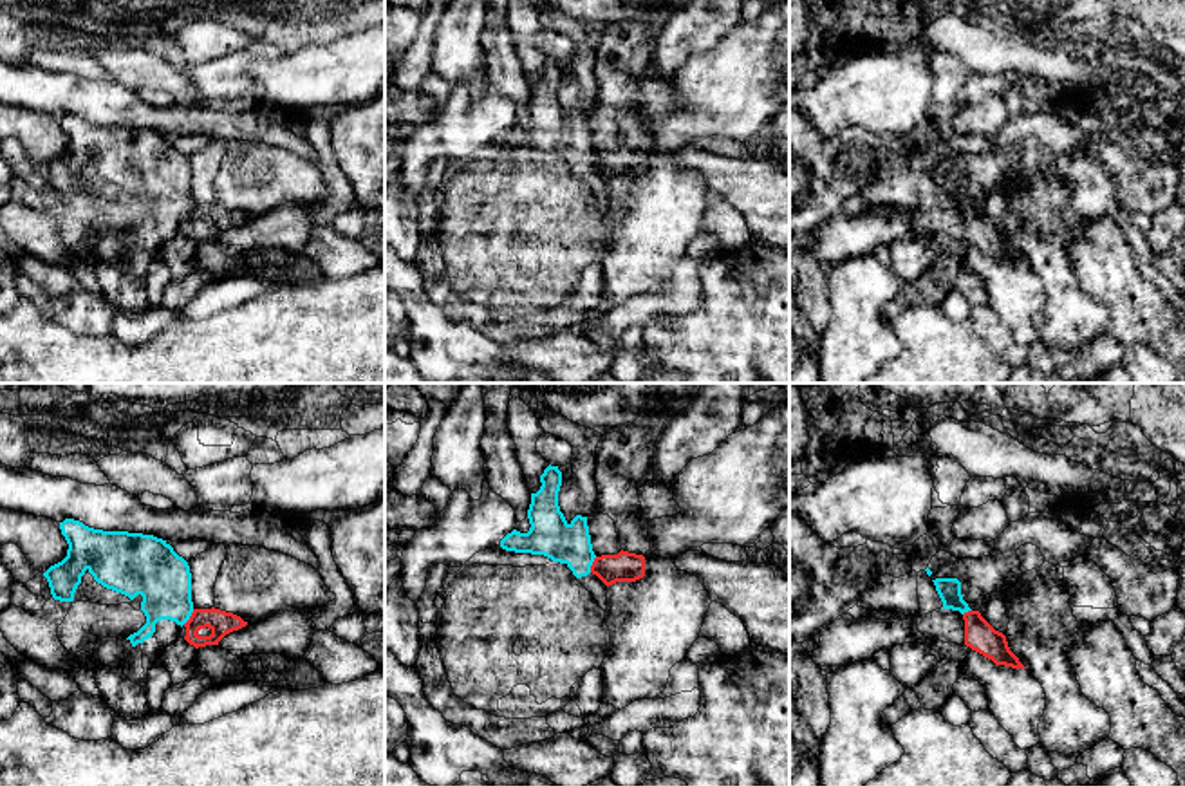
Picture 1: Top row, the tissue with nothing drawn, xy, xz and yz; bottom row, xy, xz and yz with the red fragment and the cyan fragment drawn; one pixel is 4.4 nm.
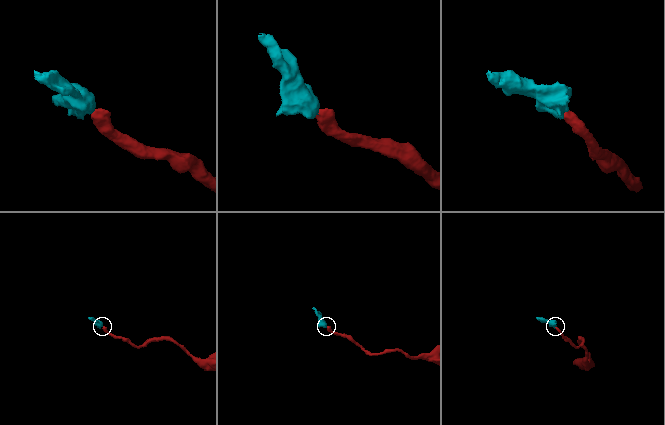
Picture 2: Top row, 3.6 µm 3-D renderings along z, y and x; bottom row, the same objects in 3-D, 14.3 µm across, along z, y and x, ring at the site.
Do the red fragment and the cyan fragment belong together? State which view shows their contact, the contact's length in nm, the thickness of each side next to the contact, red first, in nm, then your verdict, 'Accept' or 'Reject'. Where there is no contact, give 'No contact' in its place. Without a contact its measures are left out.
Touches red in xy. Shared border 90 nm. Thickness 110 nm (red) against 240 nm. Reject

